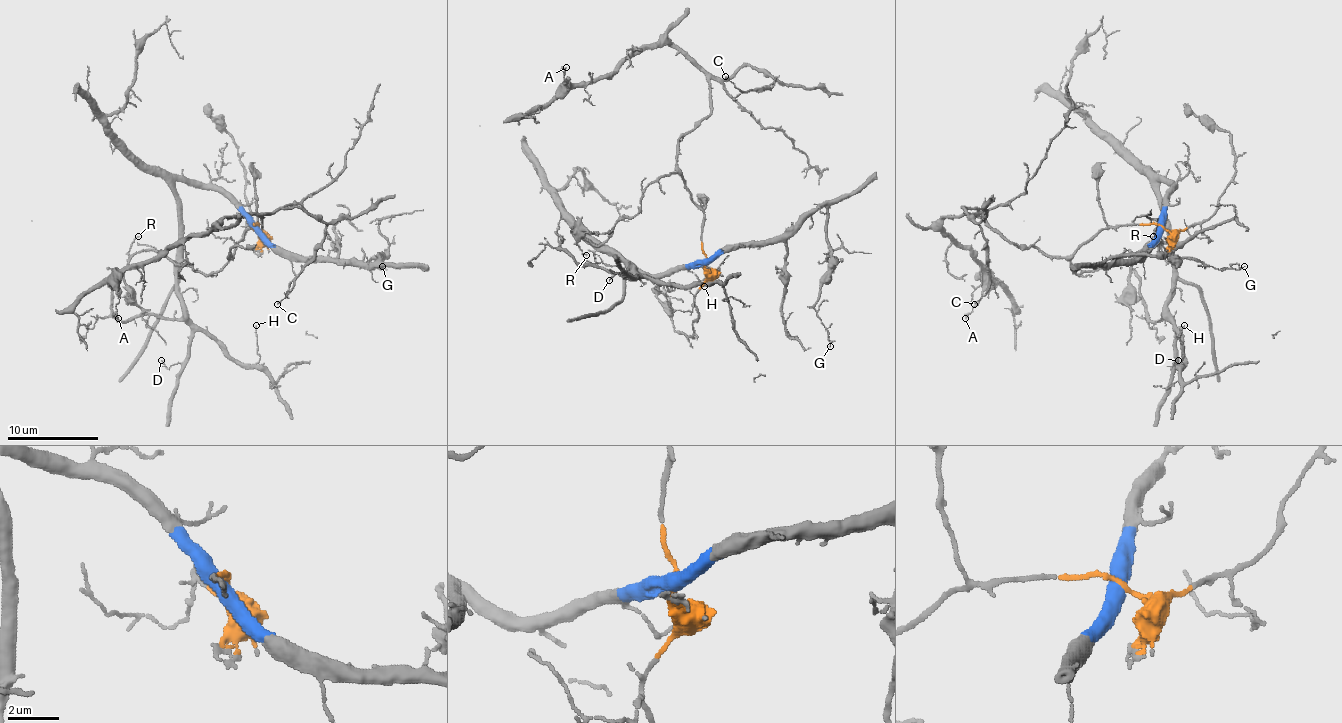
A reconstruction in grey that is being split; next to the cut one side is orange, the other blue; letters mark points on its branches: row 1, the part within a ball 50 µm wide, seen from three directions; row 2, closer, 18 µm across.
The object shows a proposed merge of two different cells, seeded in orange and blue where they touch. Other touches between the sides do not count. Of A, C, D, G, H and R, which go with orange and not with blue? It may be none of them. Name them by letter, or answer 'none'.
A, C, R

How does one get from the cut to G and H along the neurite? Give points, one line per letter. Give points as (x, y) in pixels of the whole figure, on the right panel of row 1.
G: (1161, 228), (1161, 235), (1140, 257), (1104, 262), (1108, 257), (1174, 255), (1222, 269), (1229, 264), (1245, 267)
H: (1161, 228), (1172, 191), (1165, 180), (1158, 182), (1172, 264), (1167, 317), (1181, 342), (1181, 364), (1183, 326)

